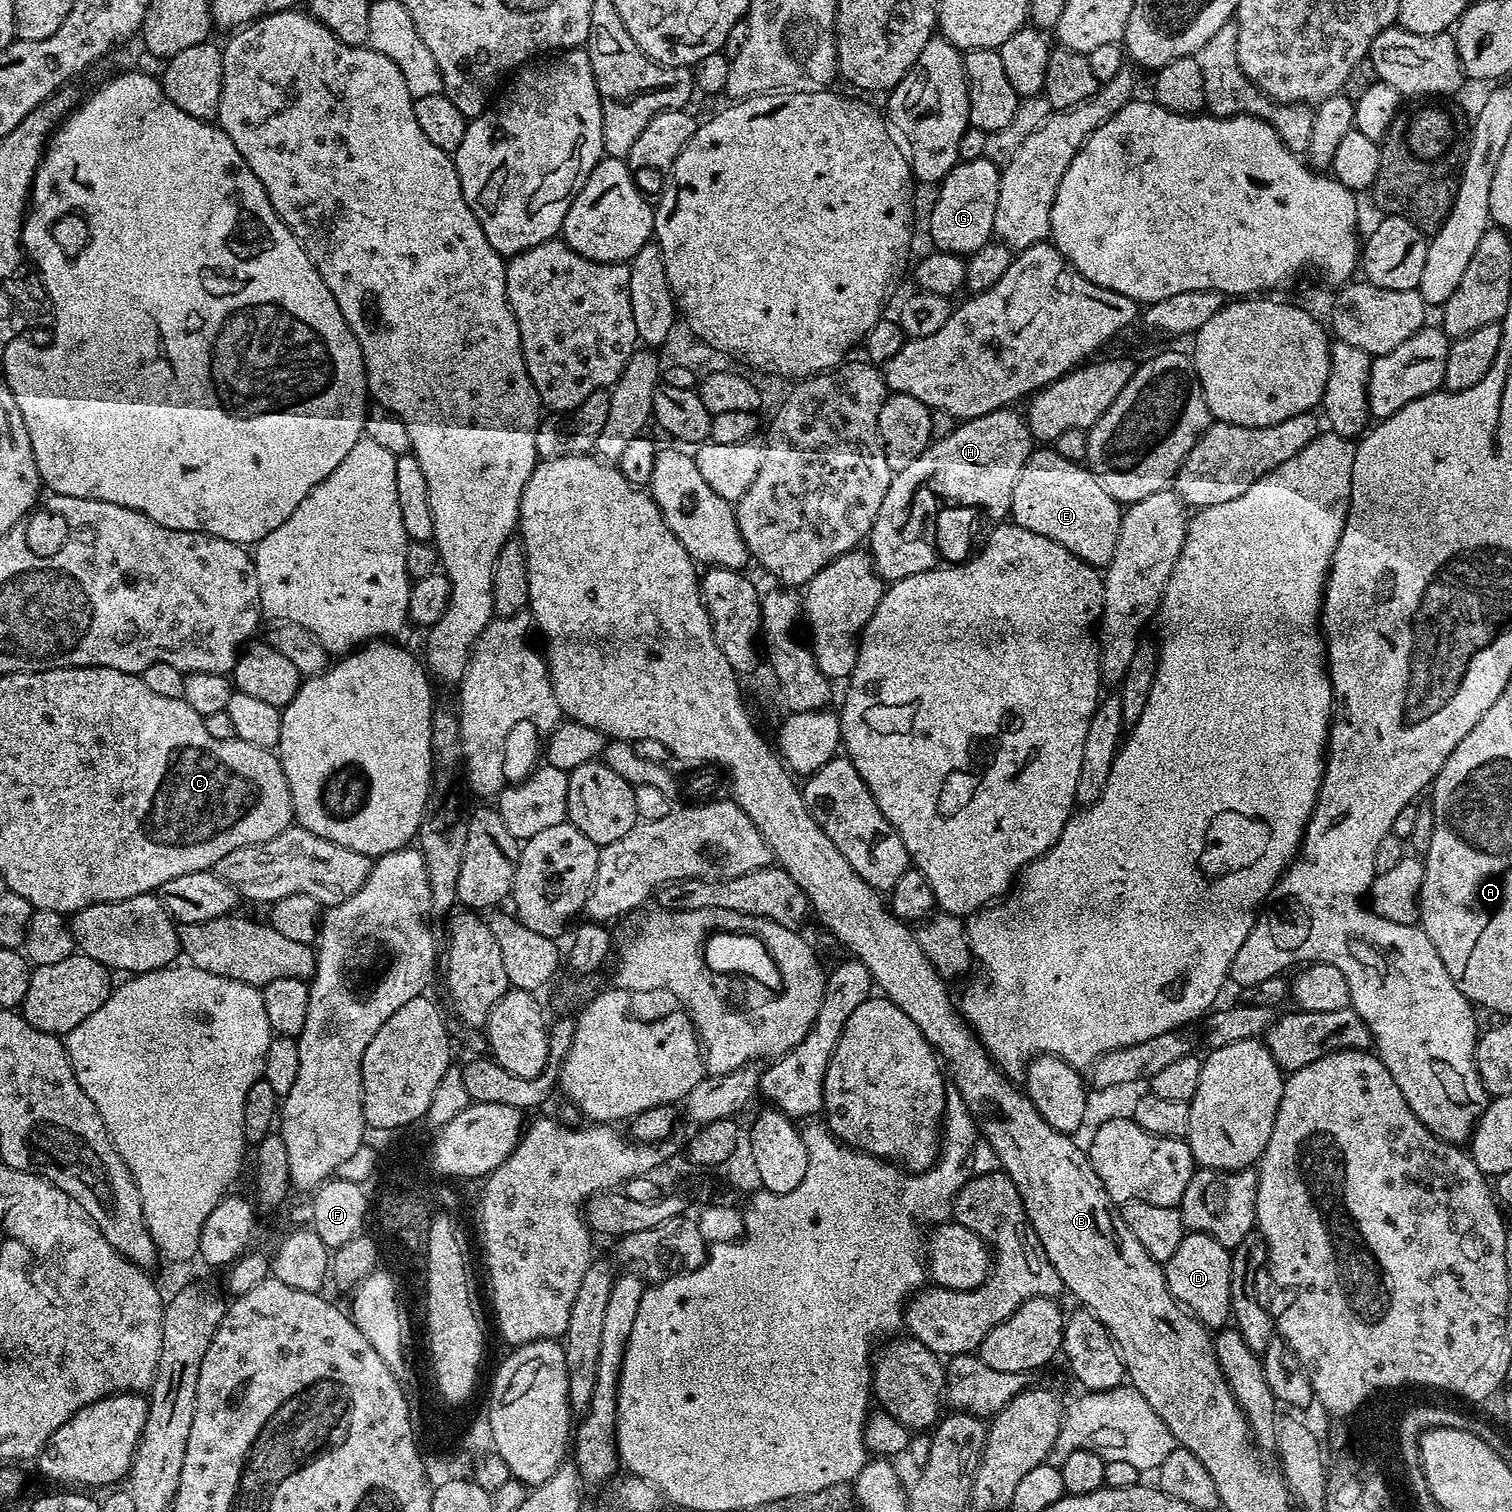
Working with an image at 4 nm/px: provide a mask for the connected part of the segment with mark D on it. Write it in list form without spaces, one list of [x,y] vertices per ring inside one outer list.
[[[1188,1232],[1182,1238],[1178,1250],[1163,1261],[1164,1277],[1172,1297],[1184,1305],[1197,1320],[1202,1321],[1209,1330],[1219,1330],[1229,1323],[1232,1307],[1230,1306],[1230,1270],[1232,1254],[1222,1242],[1214,1242],[1201,1232]]]

